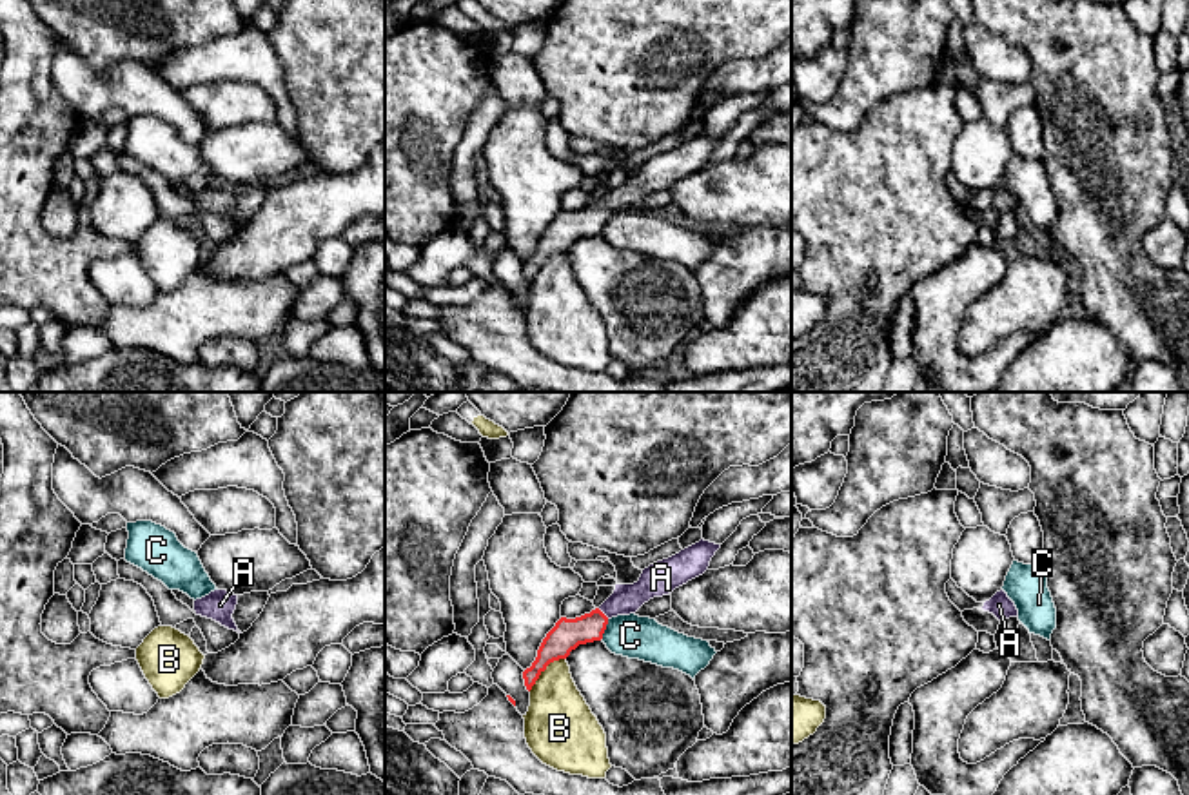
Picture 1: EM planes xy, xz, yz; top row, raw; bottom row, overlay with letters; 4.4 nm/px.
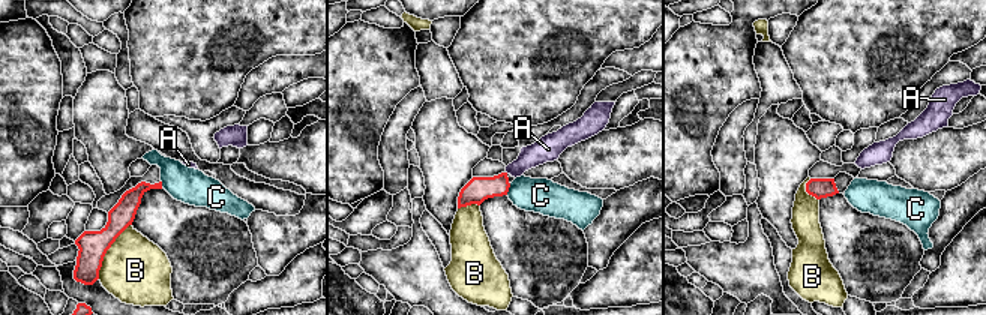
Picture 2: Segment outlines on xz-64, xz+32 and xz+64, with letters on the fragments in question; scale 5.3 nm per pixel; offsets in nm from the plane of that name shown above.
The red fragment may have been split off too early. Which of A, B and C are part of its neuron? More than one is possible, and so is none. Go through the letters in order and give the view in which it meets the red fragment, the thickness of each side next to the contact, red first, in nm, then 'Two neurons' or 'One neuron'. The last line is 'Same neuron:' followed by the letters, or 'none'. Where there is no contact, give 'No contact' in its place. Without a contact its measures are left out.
A: Touches red in xz. Thickness 140 nm (red) against 130 nm. One neuron
B: Touches red in xz. Thickness 140 nm (red) against 300 nm. Two neurons
C: Touches red in xz. Thickness 140 nm (red) against 190 nm. Two neurons
Same neuron: A

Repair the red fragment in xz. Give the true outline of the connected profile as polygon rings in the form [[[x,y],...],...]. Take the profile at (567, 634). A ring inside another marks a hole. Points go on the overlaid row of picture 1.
[[[701,539],[644,568],[637,583],[615,584],[614,594],[590,613],[561,617],[543,639],[532,666],[523,672],[526,690],[532,690],[550,662],[566,659],[579,644],[601,641],[612,617],[635,613],[650,599],[668,595],[703,575],[719,548],[721,545]]]

